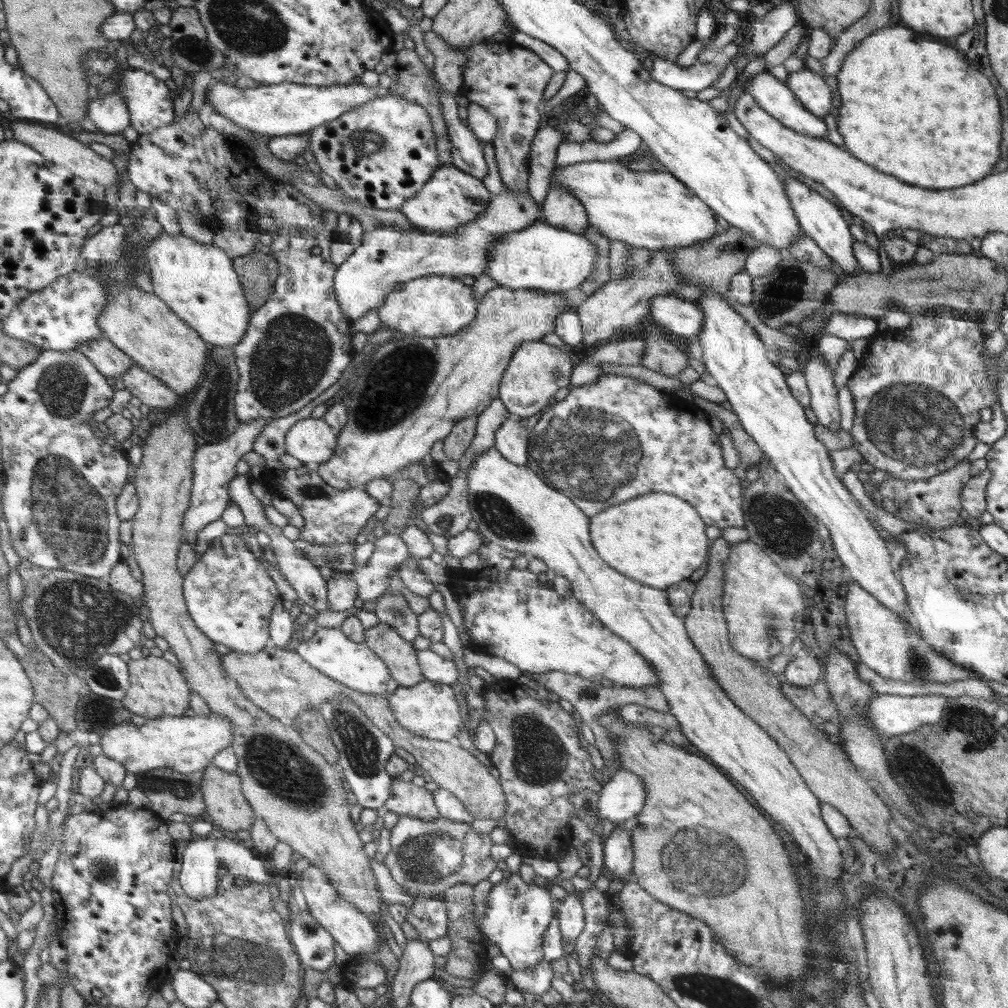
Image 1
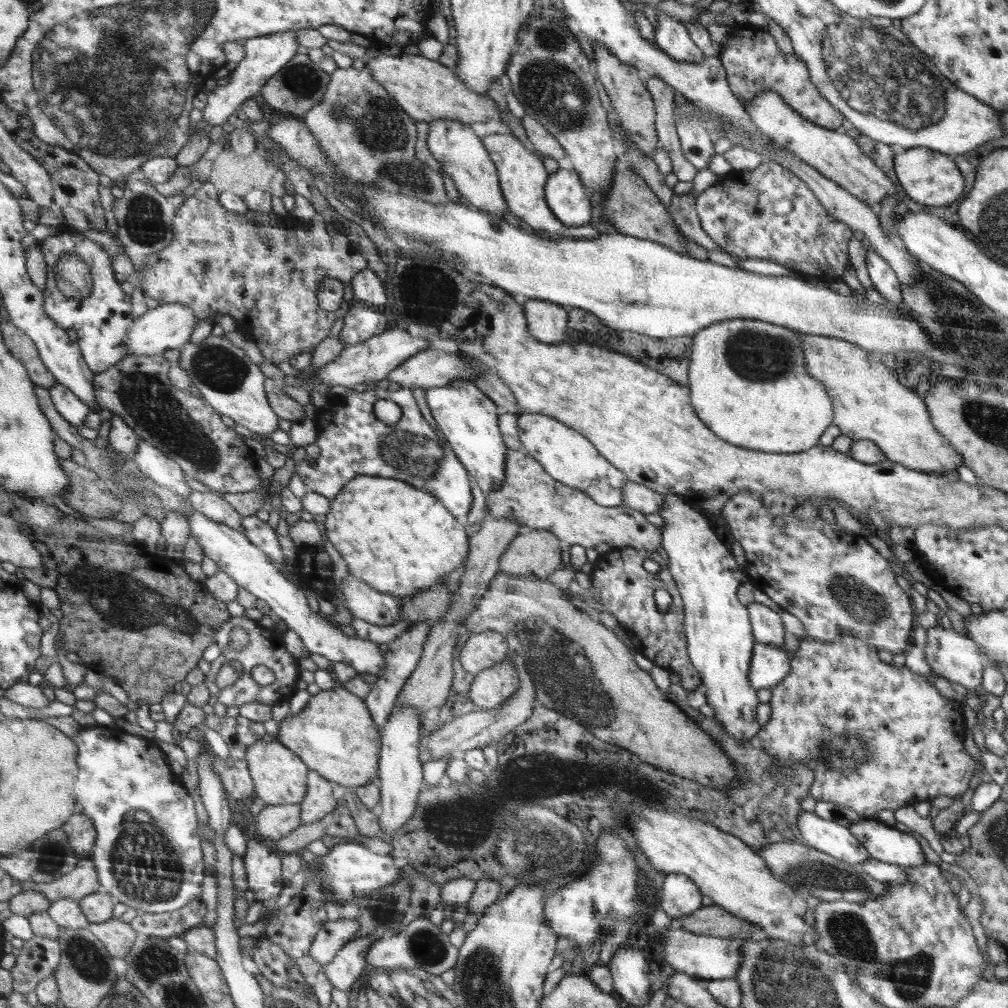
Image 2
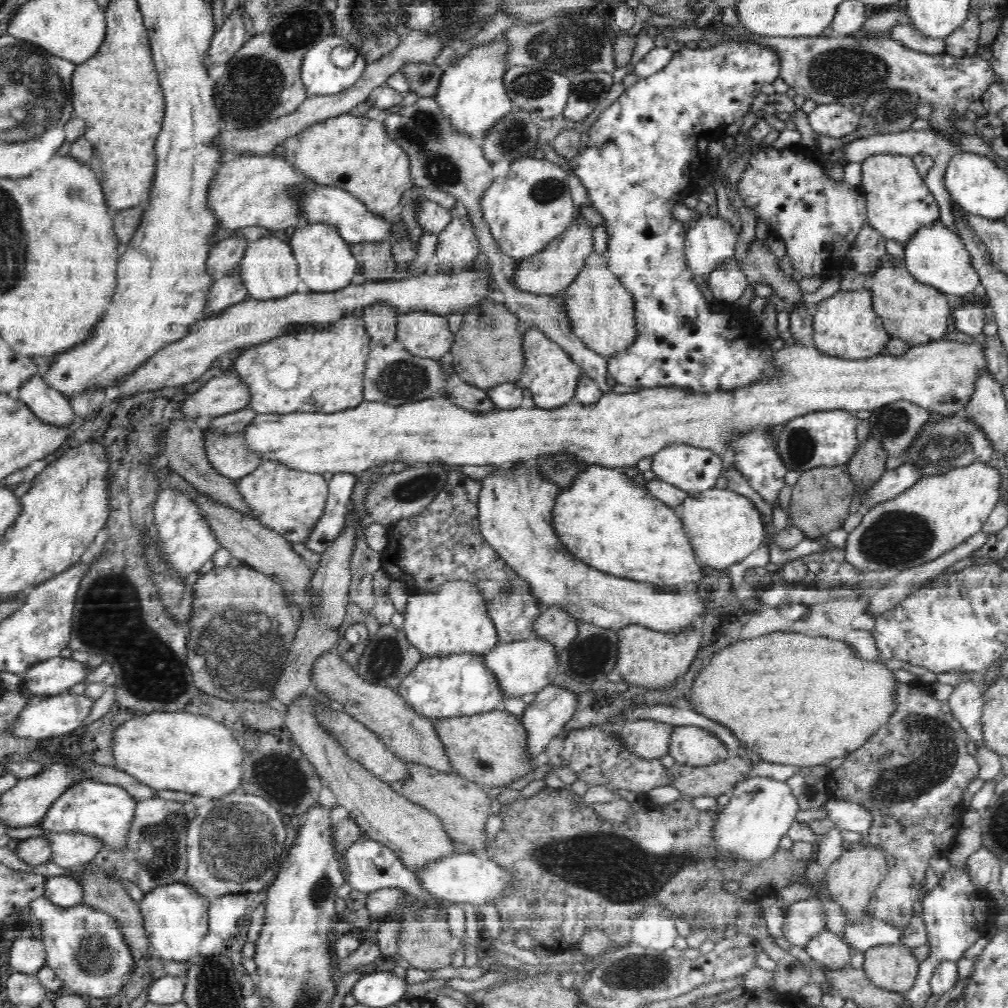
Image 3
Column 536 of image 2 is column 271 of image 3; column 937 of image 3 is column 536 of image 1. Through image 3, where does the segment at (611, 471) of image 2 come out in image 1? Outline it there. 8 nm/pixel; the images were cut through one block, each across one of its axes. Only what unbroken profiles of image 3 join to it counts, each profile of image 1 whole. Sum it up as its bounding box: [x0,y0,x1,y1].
[500,340,573,420]

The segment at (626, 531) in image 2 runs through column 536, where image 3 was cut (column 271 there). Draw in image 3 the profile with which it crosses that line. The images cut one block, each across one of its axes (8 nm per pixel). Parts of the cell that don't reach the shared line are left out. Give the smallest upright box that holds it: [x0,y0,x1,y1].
[235,460,329,543]

